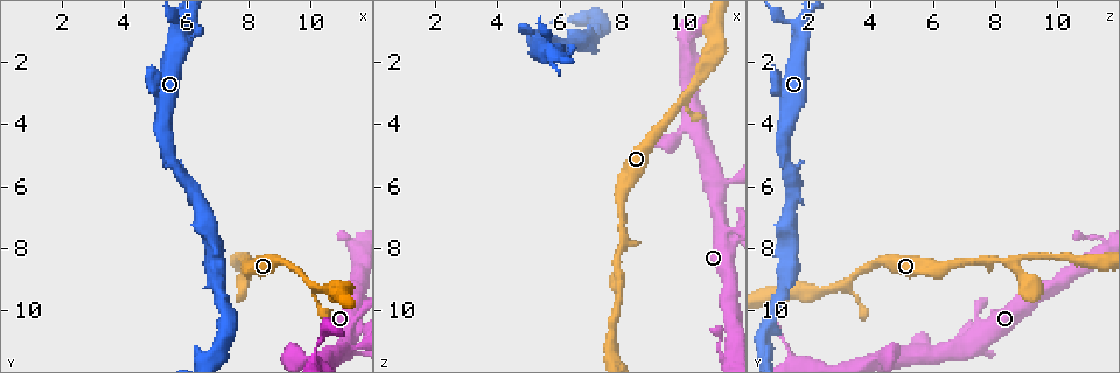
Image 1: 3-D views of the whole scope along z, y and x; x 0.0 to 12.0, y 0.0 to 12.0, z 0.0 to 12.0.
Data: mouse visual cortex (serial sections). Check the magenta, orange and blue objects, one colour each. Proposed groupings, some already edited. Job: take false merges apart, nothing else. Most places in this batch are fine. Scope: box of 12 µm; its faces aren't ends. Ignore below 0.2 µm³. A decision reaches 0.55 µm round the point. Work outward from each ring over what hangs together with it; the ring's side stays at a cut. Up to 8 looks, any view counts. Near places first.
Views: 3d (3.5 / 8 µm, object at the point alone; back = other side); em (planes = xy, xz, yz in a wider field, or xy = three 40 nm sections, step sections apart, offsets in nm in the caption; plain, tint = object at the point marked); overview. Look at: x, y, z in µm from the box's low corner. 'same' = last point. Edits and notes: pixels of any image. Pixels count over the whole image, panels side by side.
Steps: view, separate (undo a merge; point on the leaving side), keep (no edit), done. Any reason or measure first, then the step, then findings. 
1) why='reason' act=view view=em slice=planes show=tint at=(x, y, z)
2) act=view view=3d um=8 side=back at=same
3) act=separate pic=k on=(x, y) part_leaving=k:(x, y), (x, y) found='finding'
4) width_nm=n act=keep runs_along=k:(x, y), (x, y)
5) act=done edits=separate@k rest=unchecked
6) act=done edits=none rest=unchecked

why='a fork' act=view view=3d um=8 at=(7.8, 8.3, 8.5)

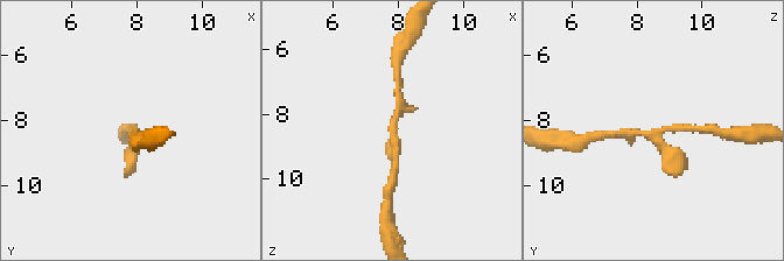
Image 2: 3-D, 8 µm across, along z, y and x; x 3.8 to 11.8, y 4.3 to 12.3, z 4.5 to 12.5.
act=view view=3d um=3.5 at=(7.9, 8.3, 8.6)

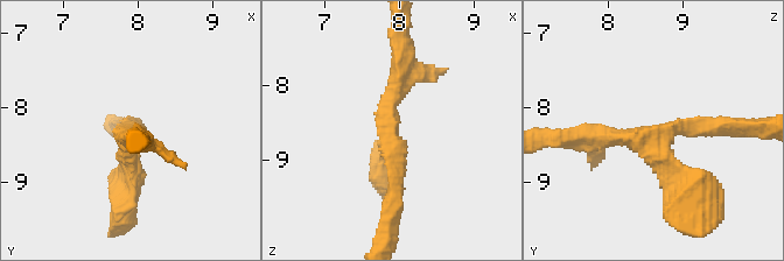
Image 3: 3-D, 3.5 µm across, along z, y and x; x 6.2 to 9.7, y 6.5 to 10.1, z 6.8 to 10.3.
act=view view=em slice=xy step=1 show=tint at=(7.80, 8.40, 8.50)

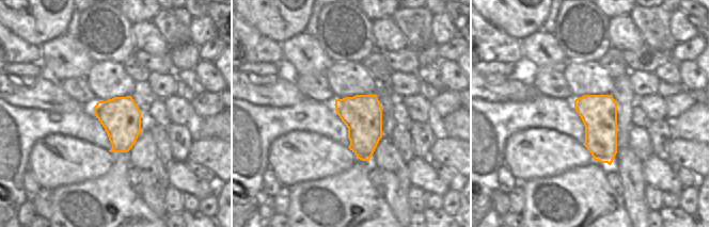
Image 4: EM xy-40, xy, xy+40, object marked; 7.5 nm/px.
act=keep runs_along=3:(571, 135), (655, 135), (720, 125) found='all the same cell'

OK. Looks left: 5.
why='sudden change in width' act=view view=3d um=3.5 at=(10.8, 9.4, 2.2)

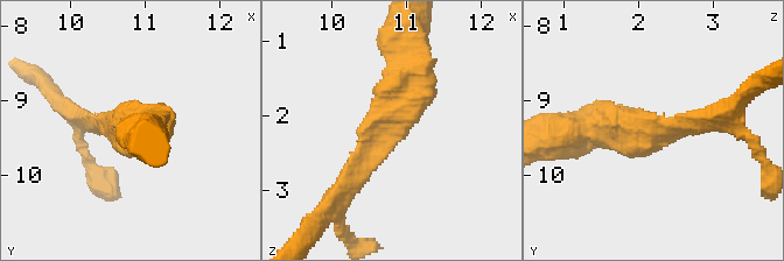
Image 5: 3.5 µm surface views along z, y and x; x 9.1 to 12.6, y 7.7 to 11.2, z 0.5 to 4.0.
act=view view=em slice=xy step=3 show=plain at=(10.75, 9.45, 2.20)

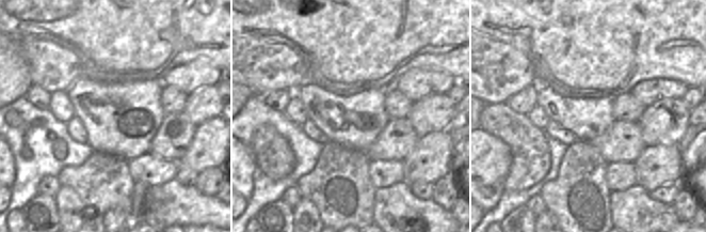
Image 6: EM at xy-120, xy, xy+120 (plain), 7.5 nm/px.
why='where the object lies' act=view view=em slice=xy step=3 show=tint at=same

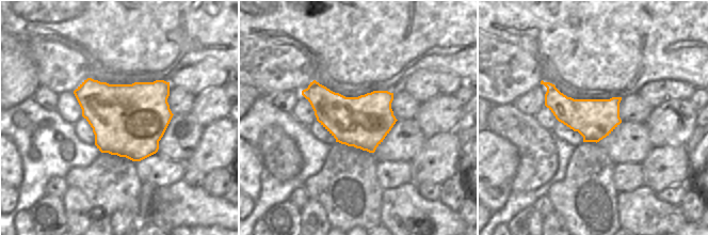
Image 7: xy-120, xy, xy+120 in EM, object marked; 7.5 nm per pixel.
act=keep runs_along=5:(340, 191), (379, 153), (411, 63) found='continuous, no second cell'

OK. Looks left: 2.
act=view view=3d um=8 at=(11.3, 11.3, 7.6)

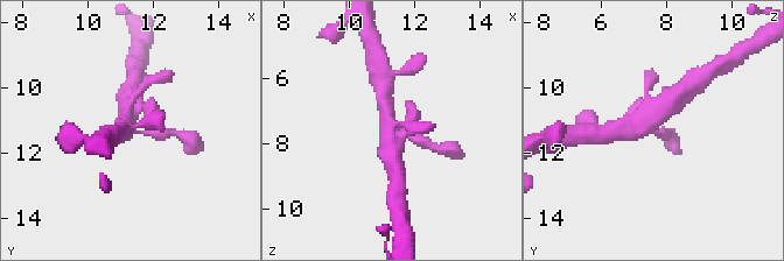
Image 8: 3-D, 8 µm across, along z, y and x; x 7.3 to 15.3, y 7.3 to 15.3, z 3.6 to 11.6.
arms=3 arm_widths_nm=200,500,600 act=view view=em slice=planes show=tint at=(11.3, 11.3, 7.5)

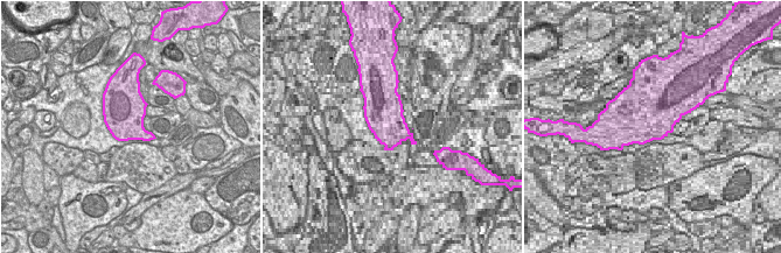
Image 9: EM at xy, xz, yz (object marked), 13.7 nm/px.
act=keep runs_along=8:(672, 100), (643, 126), (616, 132) found='continuous, no second cell'

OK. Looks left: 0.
act=done edits=none rest=unchecked

